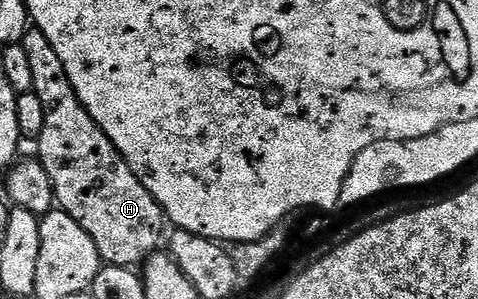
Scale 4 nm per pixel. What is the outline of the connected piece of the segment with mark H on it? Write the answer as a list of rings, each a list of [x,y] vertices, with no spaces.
[[[30,29],[20,44],[23,49],[27,49],[27,58],[31,64],[32,91],[37,94],[39,102],[43,105],[43,133],[35,141],[35,147],[39,162],[43,169],[47,169],[47,177],[51,177],[56,206],[66,211],[84,229],[87,237],[95,241],[95,249],[102,264],[140,268],[145,260],[160,248],[157,247],[160,243],[162,246],[163,236],[166,234],[165,227],[167,228],[164,209],[157,204],[155,197],[151,197],[151,193],[147,193],[147,189],[139,181],[139,177],[135,177],[117,146],[110,141],[107,133],[103,133],[91,113],[87,113],[75,89],[71,89],[71,81],[67,81],[67,69],[63,69],[63,61],[59,61],[51,41],[47,41],[41,31]]]

